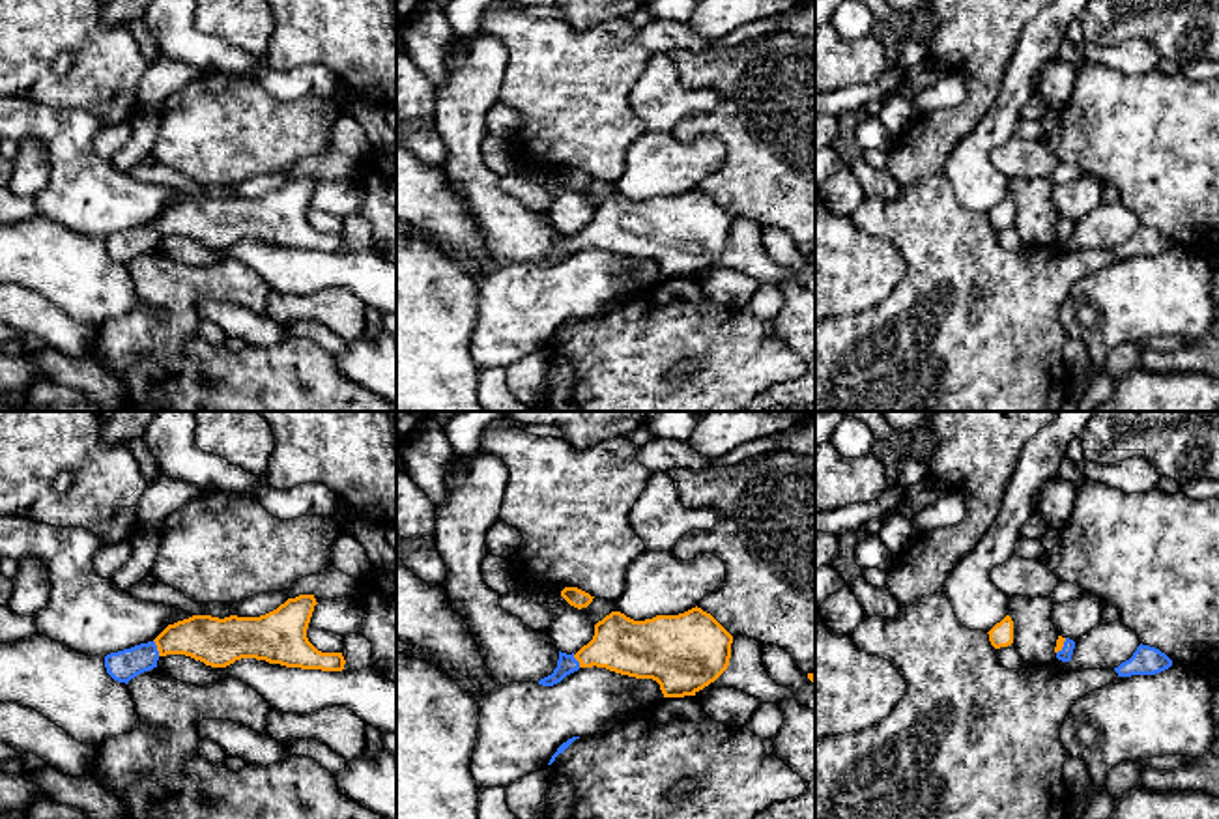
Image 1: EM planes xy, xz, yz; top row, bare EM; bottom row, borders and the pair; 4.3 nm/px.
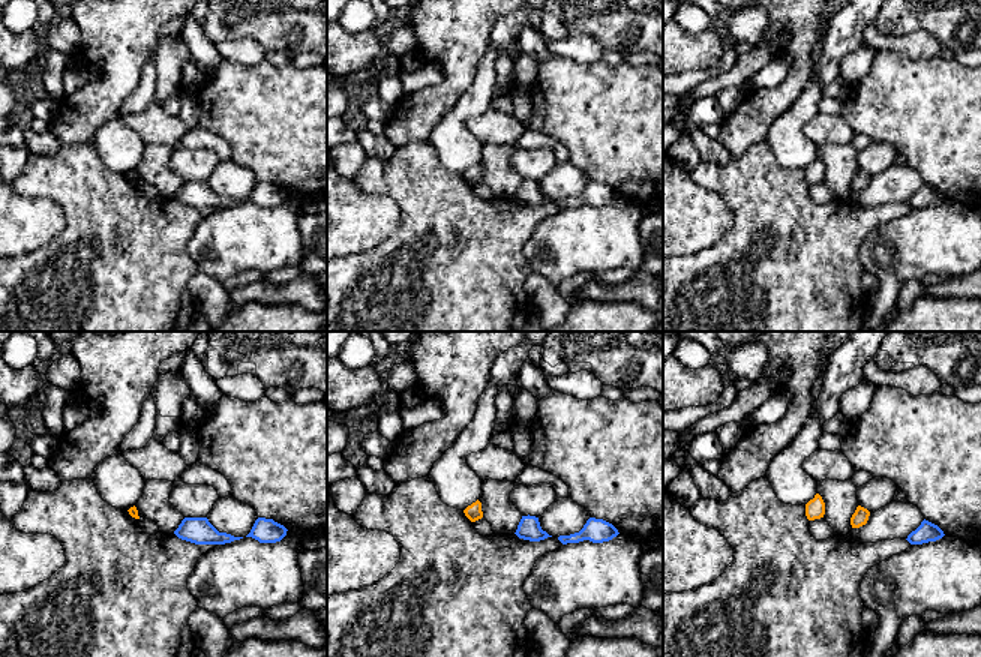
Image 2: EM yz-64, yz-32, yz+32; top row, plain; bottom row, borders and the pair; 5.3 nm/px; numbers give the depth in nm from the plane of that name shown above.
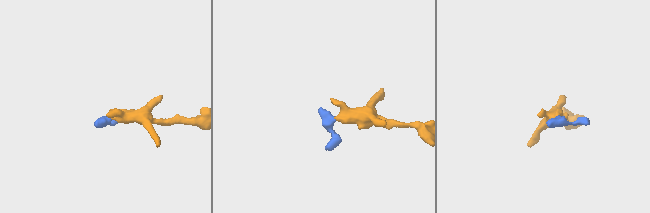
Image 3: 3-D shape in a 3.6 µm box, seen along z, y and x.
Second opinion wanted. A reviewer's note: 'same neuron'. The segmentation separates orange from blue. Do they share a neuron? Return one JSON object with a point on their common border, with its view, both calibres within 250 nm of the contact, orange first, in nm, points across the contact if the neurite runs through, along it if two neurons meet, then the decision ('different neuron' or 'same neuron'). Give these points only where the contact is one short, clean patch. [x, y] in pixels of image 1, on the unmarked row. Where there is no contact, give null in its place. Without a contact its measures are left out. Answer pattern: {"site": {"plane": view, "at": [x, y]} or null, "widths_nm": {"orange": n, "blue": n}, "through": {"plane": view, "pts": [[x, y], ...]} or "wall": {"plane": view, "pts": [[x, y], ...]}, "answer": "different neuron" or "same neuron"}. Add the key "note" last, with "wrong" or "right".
{"site": {"plane": "xy", "at": [157, 229]}, "widths_nm": {"orange": 200, "blue": 140}, "through": {"plane": "xy", "pts": [[215, 223], [167, 223], [157, 229], [122, 247]]}, "answer": "same neuron", "note": "right"}

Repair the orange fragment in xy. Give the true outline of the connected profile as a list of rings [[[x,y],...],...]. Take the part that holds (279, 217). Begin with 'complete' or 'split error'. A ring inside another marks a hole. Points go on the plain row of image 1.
split error; [[[299,176],[260,198],[193,196],[168,206],[153,223],[107,236],[105,249],[125,266],[157,249],[166,236],[185,236],[211,249],[256,239],[286,249],[342,252],[342,234],[322,234],[307,219],[316,185],[314,176]]]

